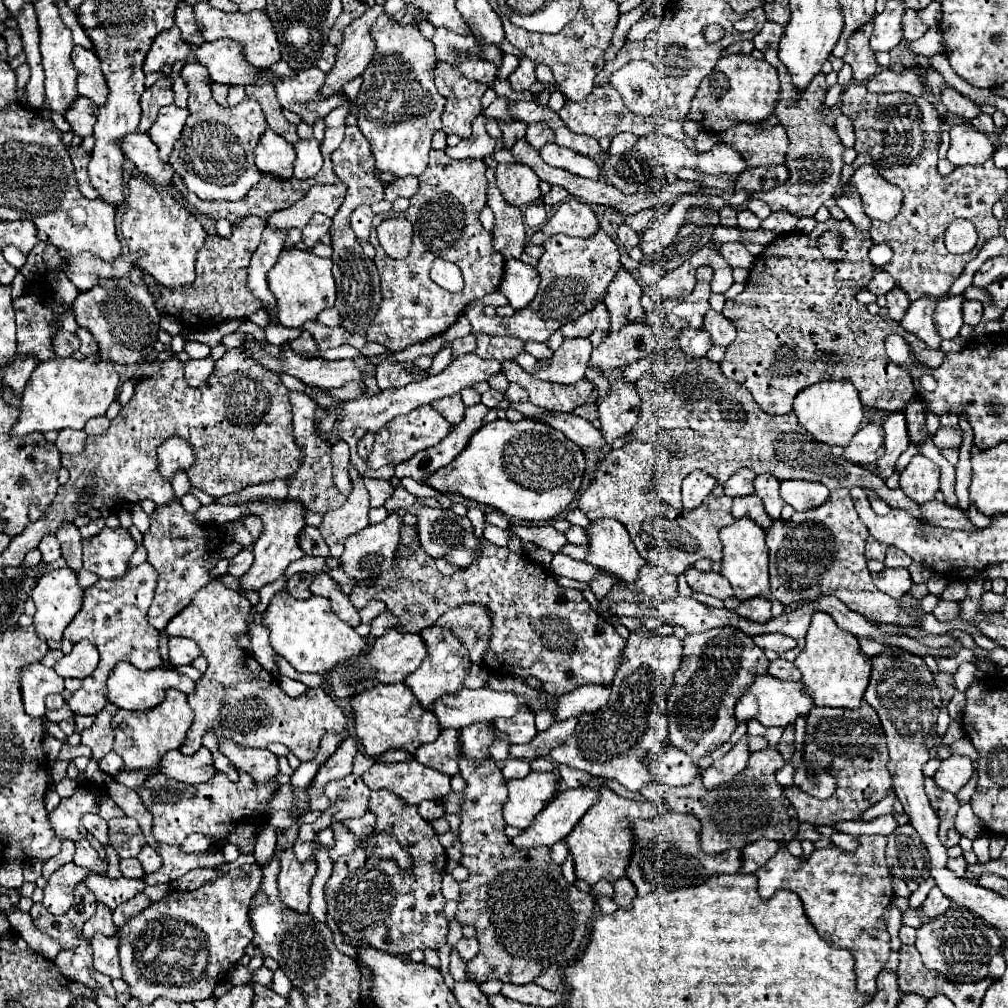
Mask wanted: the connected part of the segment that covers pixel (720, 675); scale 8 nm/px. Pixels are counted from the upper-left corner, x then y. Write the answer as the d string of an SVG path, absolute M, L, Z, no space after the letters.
M732 627L686 635L682 645L682 665L668 693L668 733L674 747L692 759L700 759L730 739L738 725L738 721L734 721L734 705L742 689L746 689L754 677L768 673L770 661L764 649L754 645L752 637Z

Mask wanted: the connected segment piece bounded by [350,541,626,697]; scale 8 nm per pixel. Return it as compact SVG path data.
M484 541L480 557L452 577L444 577L424 549L420 549L420 557L394 559L392 569L378 575L370 587L356 585L350 593L356 609L364 607L372 597L382 599L410 633L420 633L424 627L434 625L446 609L464 603L488 605L492 637L484 665L496 671L496 675L534 675L556 697L588 683L608 685L622 665L626 641L610 623L592 611L582 591L560 587L548 569L544 571L526 555L516 555L508 547L498 547L488 541Z

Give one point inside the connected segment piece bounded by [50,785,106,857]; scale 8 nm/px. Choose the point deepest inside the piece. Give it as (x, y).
(65, 819)

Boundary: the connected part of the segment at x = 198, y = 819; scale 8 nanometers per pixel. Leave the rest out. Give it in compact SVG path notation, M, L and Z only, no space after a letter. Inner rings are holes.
M156 773L144 781L144 785L138 789L138 795L154 815L154 837L160 843L182 845L190 833L206 833L220 847L226 843L236 843L242 847L242 853L252 853L262 823L258 807L268 801L270 793L276 789L276 779L256 787L246 773L240 773L236 783L232 783L224 773L216 773L206 783L198 785L180 783L164 773Z

